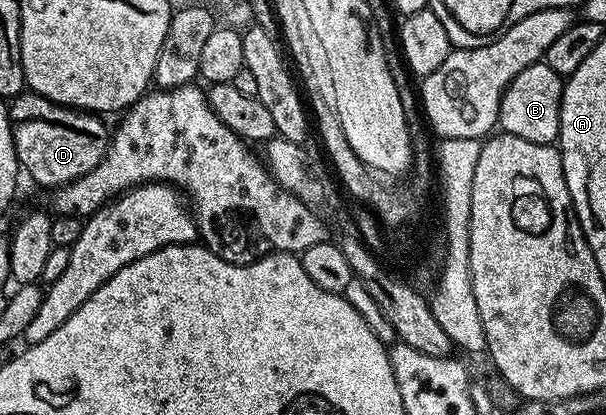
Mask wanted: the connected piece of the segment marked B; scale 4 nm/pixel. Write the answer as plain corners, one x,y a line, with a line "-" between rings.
539,62
520,70
520,74
516,74
516,78
512,78
512,82
506,88
506,93
503,94
500,102
498,124
501,131
510,132
513,136
519,136
520,138
528,138
528,142
554,144
558,139
558,131
560,130
563,83
563,77
558,76
556,70
552,70
552,66
548,66
544,62

